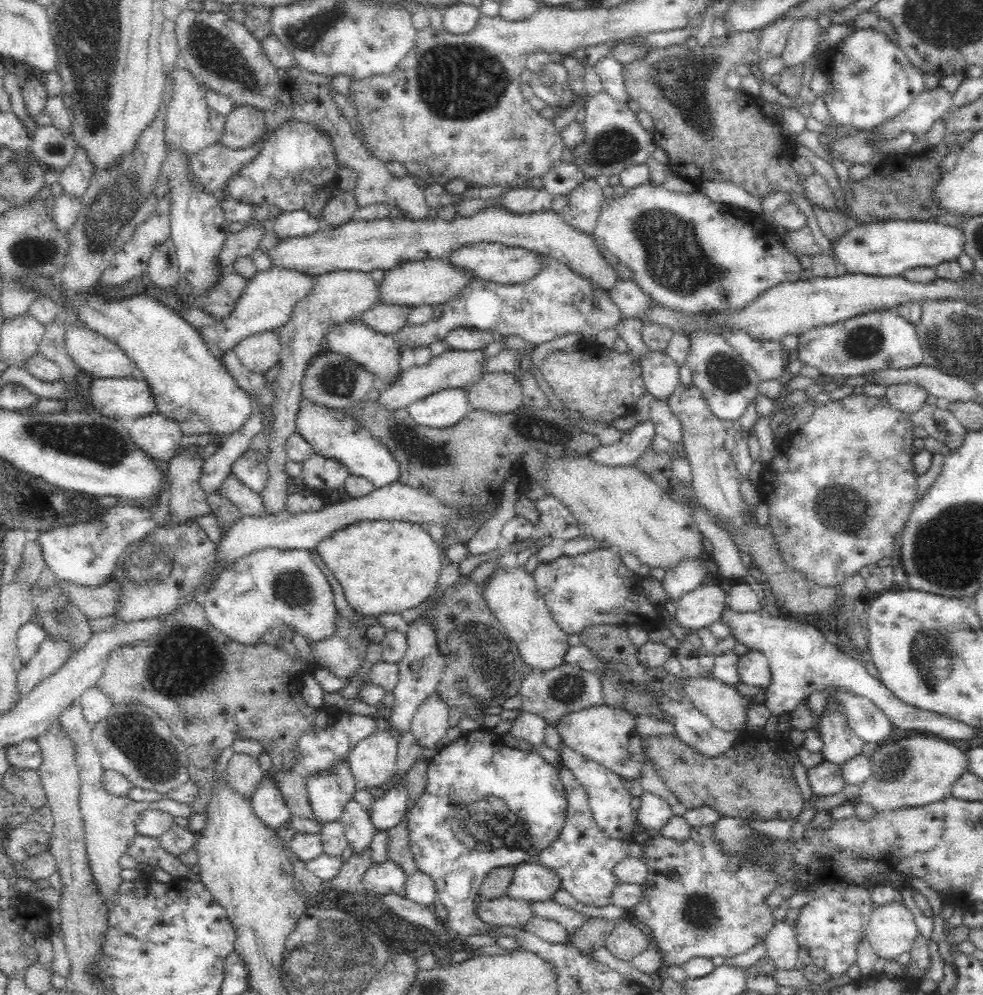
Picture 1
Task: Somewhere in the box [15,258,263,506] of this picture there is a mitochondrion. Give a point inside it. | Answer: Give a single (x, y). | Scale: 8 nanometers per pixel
(80, 438)

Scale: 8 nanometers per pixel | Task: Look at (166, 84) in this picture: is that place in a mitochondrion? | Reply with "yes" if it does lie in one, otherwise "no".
no

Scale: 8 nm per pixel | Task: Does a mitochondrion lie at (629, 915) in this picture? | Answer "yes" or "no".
no

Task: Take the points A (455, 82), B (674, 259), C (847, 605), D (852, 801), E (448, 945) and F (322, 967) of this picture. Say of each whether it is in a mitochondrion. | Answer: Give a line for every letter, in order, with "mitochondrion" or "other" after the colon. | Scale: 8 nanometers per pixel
A: mitochondrion
B: mitochondrion
C: other
D: other
E: other
F: mitochondrion

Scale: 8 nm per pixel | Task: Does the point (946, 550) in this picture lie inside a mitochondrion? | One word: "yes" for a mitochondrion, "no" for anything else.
yes

